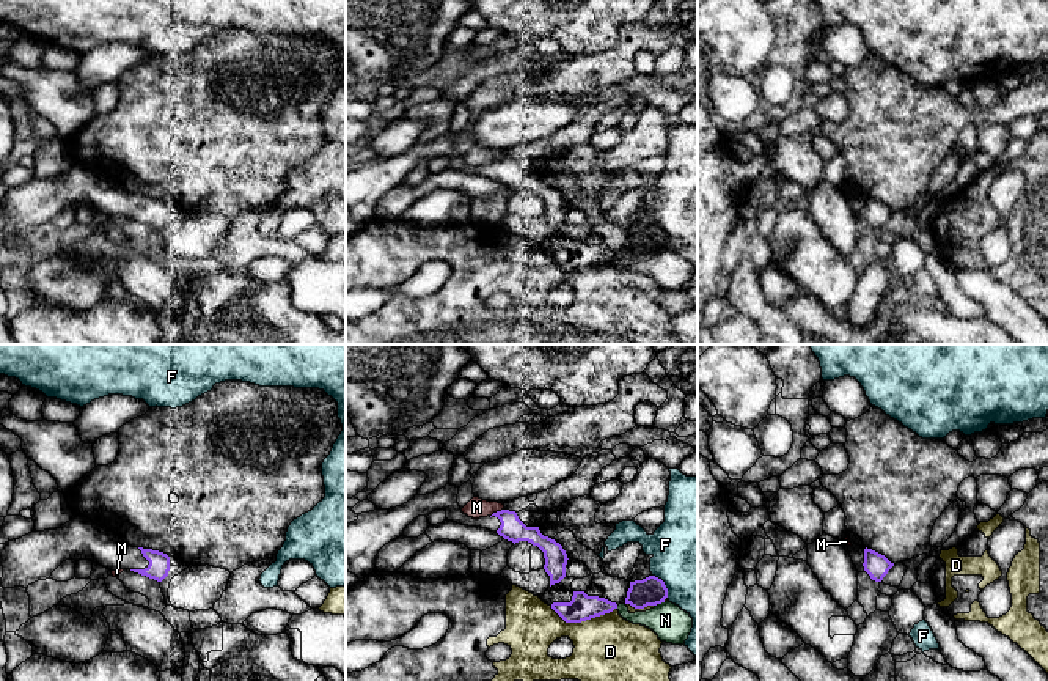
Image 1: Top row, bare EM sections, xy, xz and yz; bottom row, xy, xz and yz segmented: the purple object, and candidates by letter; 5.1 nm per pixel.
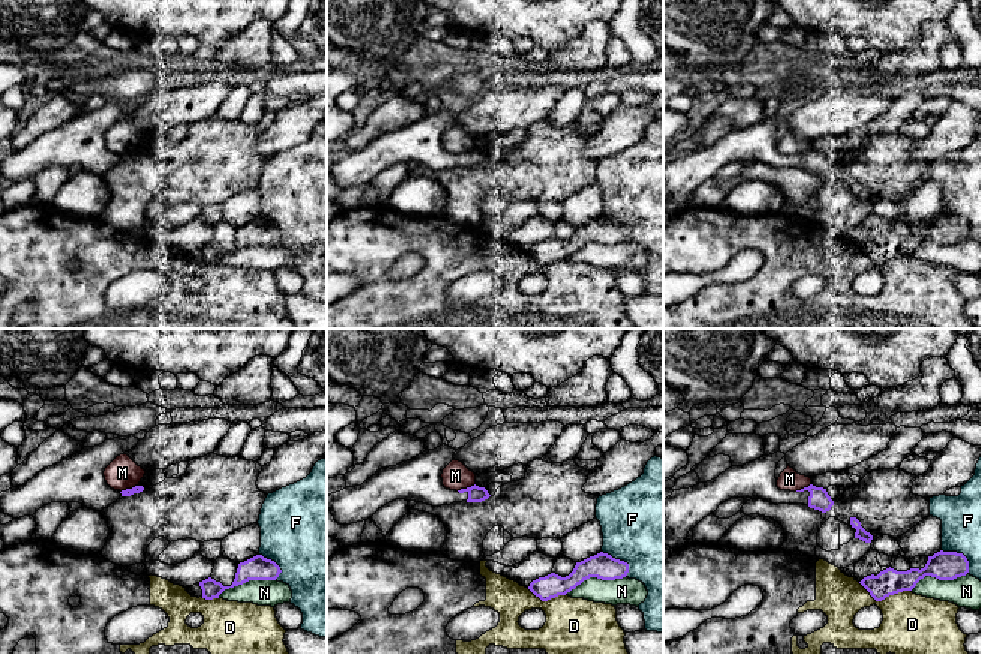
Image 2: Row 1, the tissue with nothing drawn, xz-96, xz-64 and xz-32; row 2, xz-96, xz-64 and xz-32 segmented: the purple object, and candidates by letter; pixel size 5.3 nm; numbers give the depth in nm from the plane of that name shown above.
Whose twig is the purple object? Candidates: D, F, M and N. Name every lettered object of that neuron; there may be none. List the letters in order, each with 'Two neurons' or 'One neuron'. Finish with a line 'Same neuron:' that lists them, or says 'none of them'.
D: Two neurons
F: Two neurons
M: Two neurons
N: Two neurons
Same neuron: none of them

